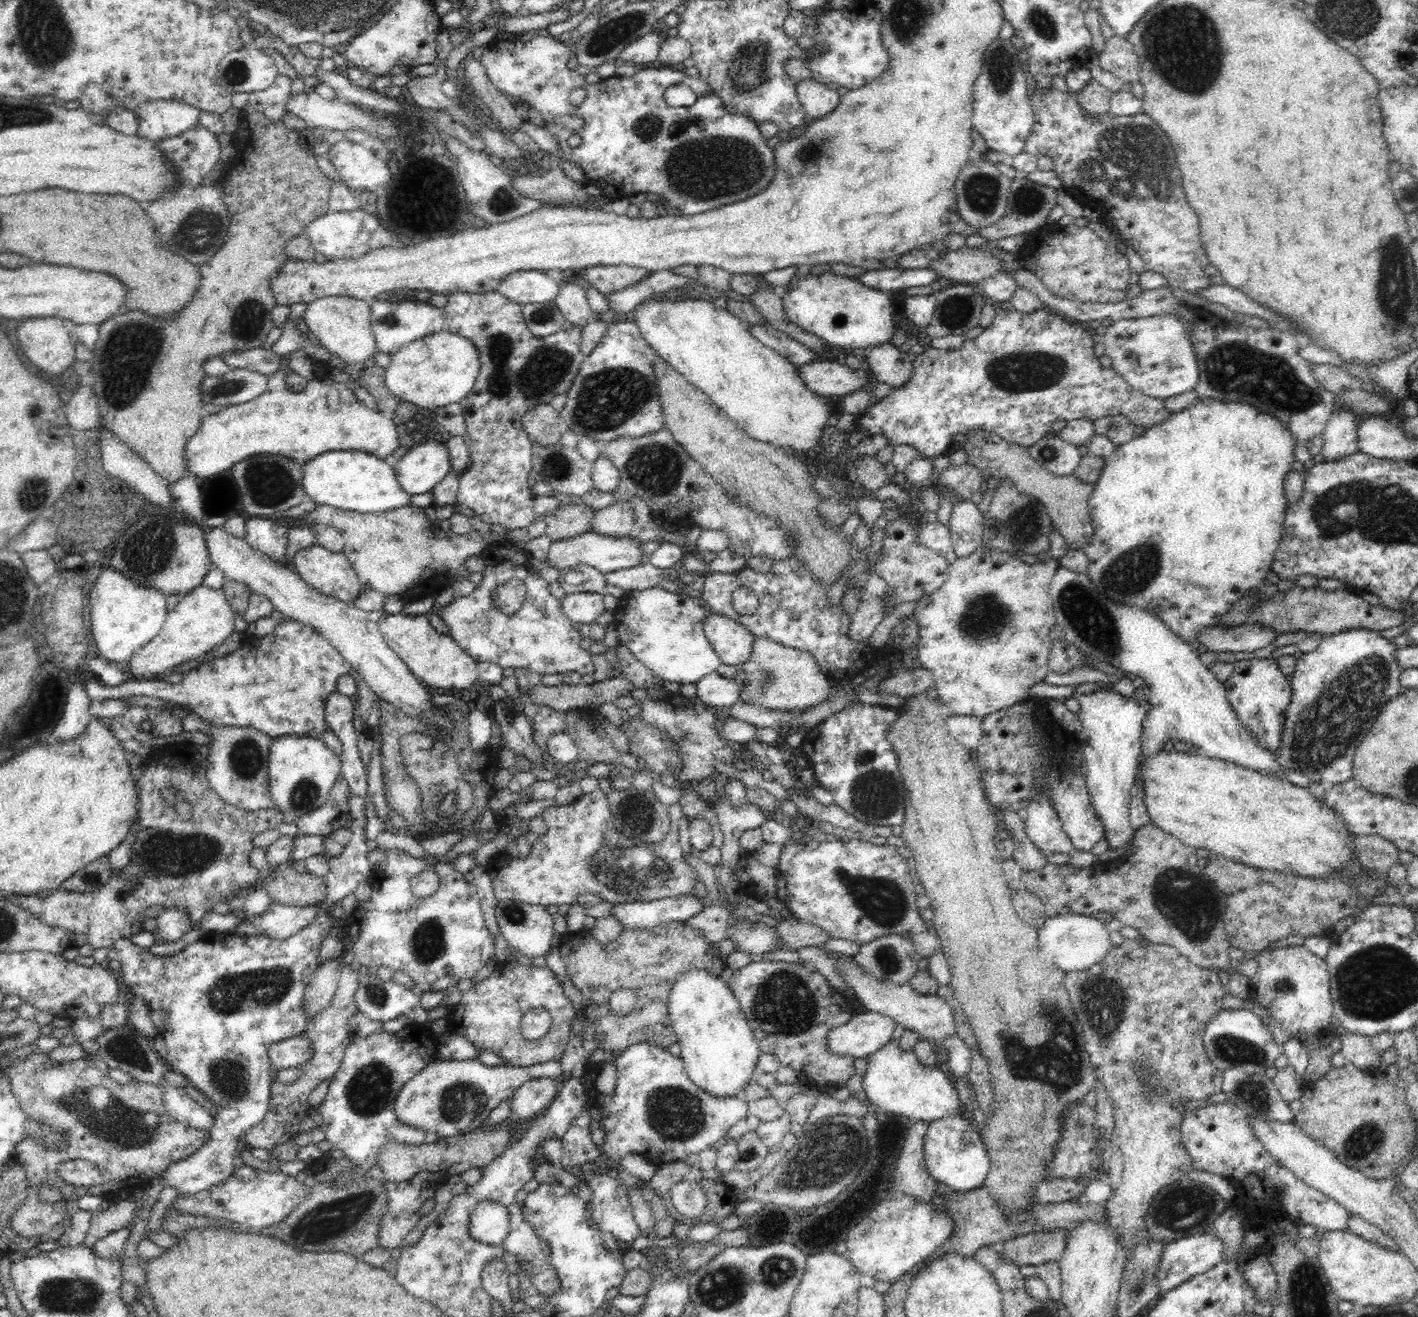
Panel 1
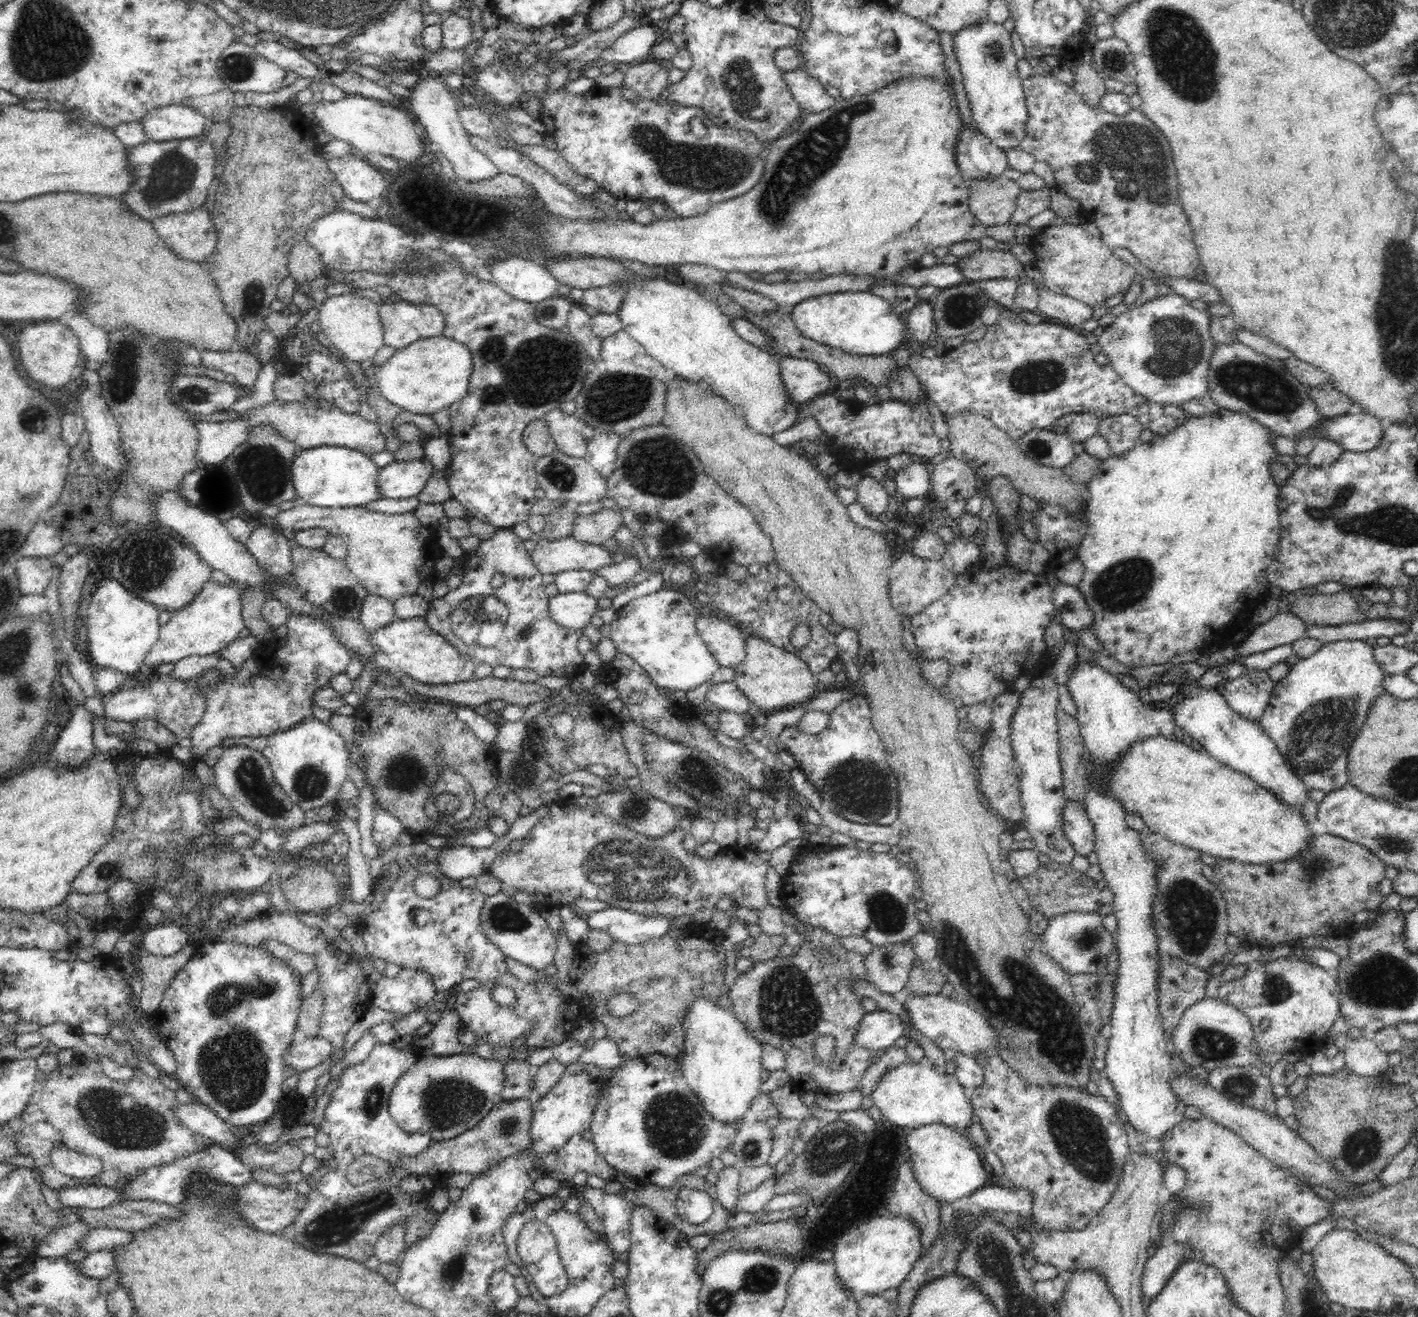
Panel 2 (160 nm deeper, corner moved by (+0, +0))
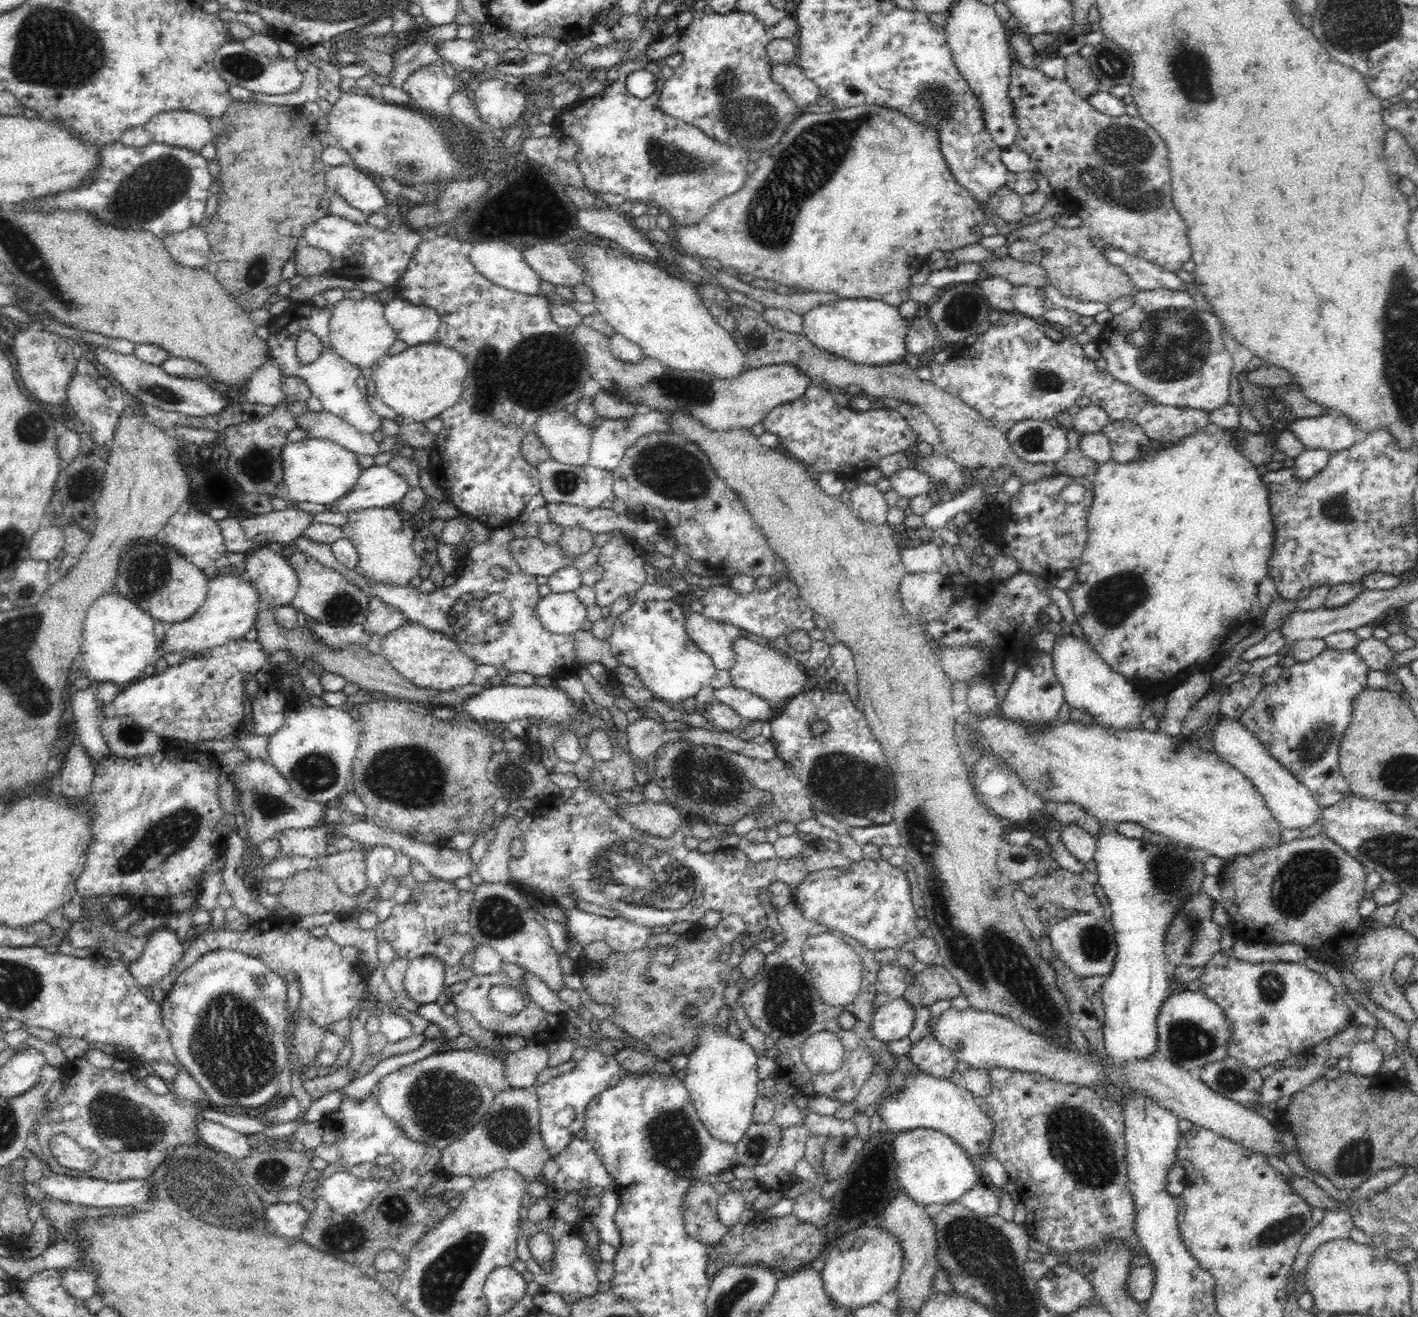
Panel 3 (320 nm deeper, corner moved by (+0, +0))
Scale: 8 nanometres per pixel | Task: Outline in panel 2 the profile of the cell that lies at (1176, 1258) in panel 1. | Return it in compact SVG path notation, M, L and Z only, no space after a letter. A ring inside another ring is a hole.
M1174 1242L1170 1246L1157 1245L1156 1254L1148 1257L1141 1278L1141 1291L1144 1297L1154 1299L1160 1291L1167 1285L1176 1272L1176 1268L1192 1258L1190 1247L1184 1243Z

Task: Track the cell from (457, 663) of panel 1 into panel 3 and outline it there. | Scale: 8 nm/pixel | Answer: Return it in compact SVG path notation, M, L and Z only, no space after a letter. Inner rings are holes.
M409 622L383 636L380 653L413 685L442 692L472 683L478 665L444 633Z

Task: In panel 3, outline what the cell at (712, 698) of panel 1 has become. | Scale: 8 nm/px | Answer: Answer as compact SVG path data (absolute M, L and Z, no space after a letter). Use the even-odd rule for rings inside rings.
M730 686L714 690L712 699L730 706L742 717L745 723L766 722L770 718L770 710L772 710L770 701L743 688Z

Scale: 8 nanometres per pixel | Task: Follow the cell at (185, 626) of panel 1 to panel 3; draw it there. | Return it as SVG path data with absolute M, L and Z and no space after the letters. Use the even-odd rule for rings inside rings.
M218 575L208 581L207 594L202 606L188 620L167 625L165 639L161 644L161 656L170 653L198 652L242 638L254 628L261 606L262 602L255 586L244 575Z

